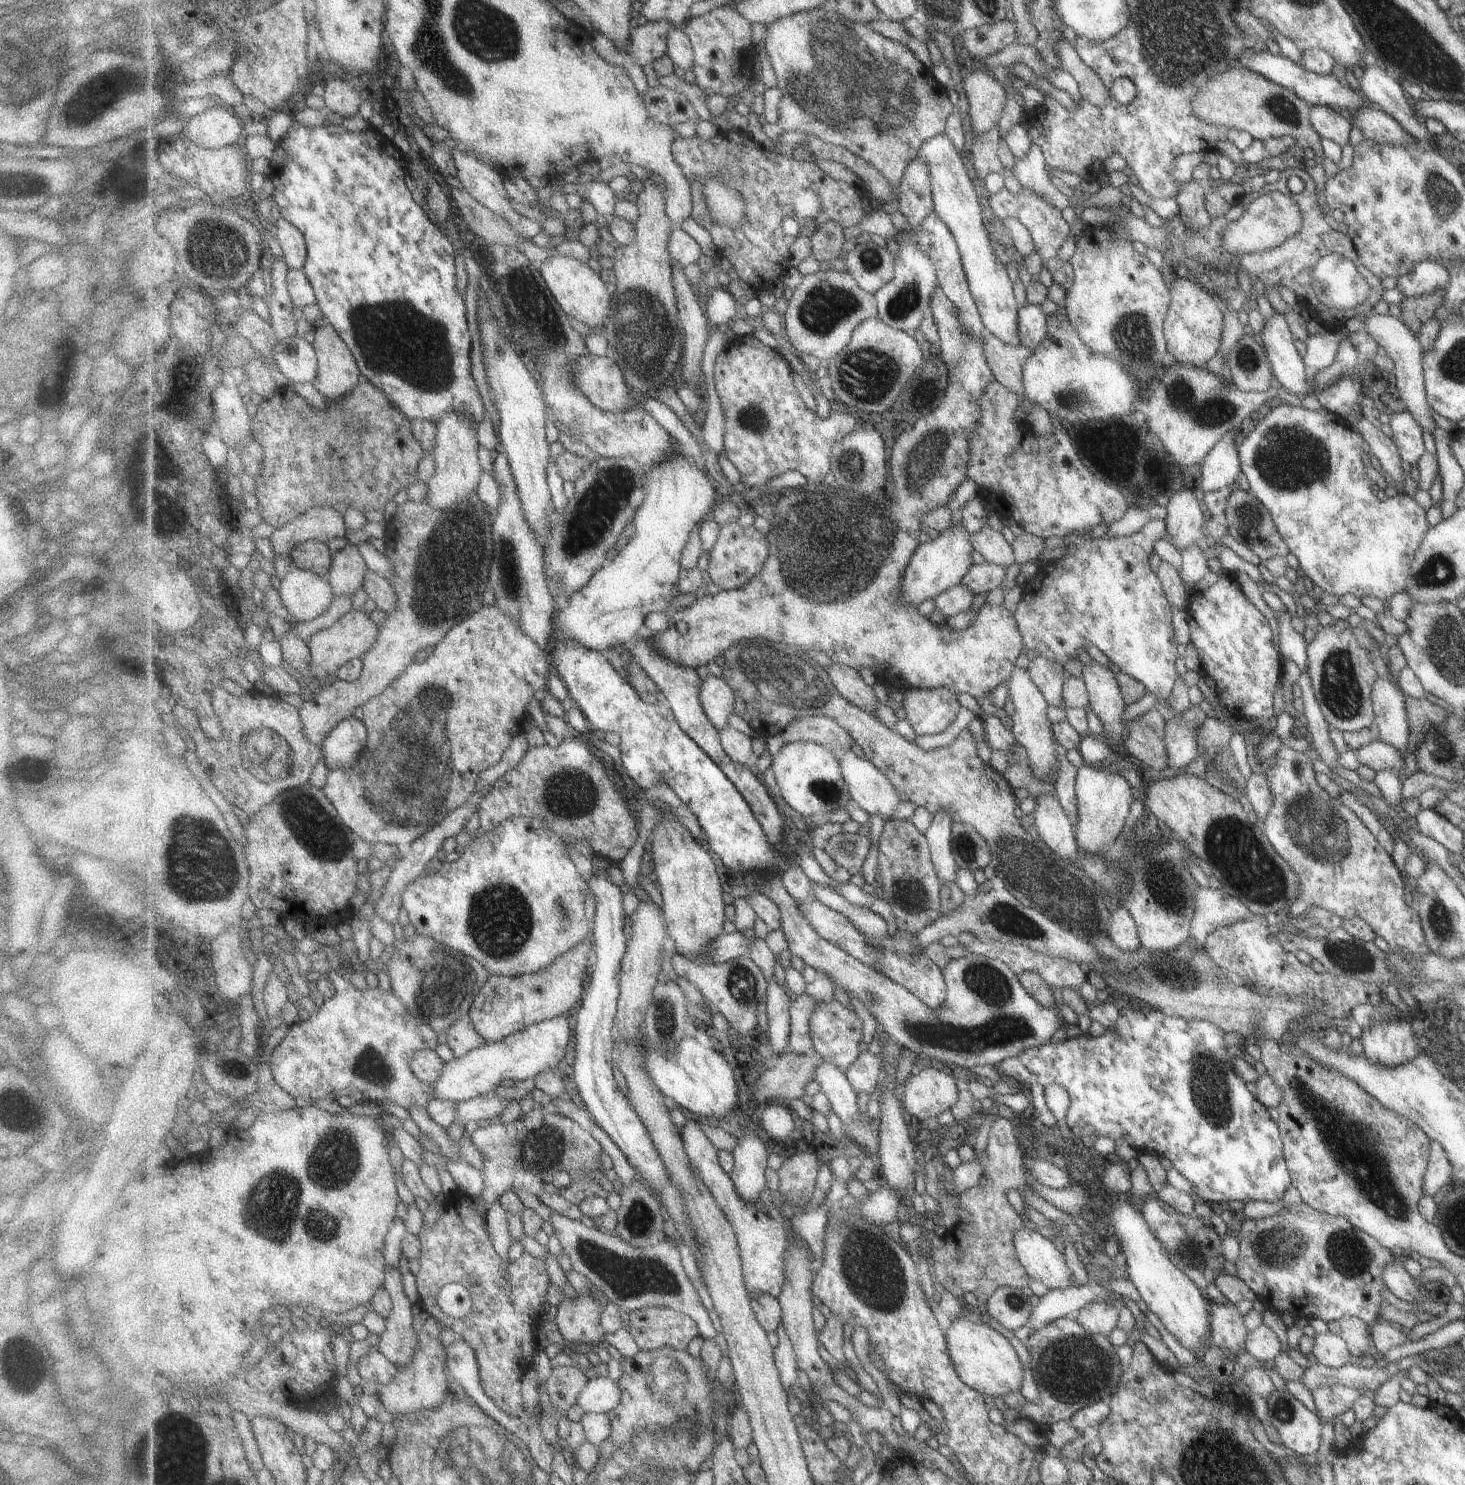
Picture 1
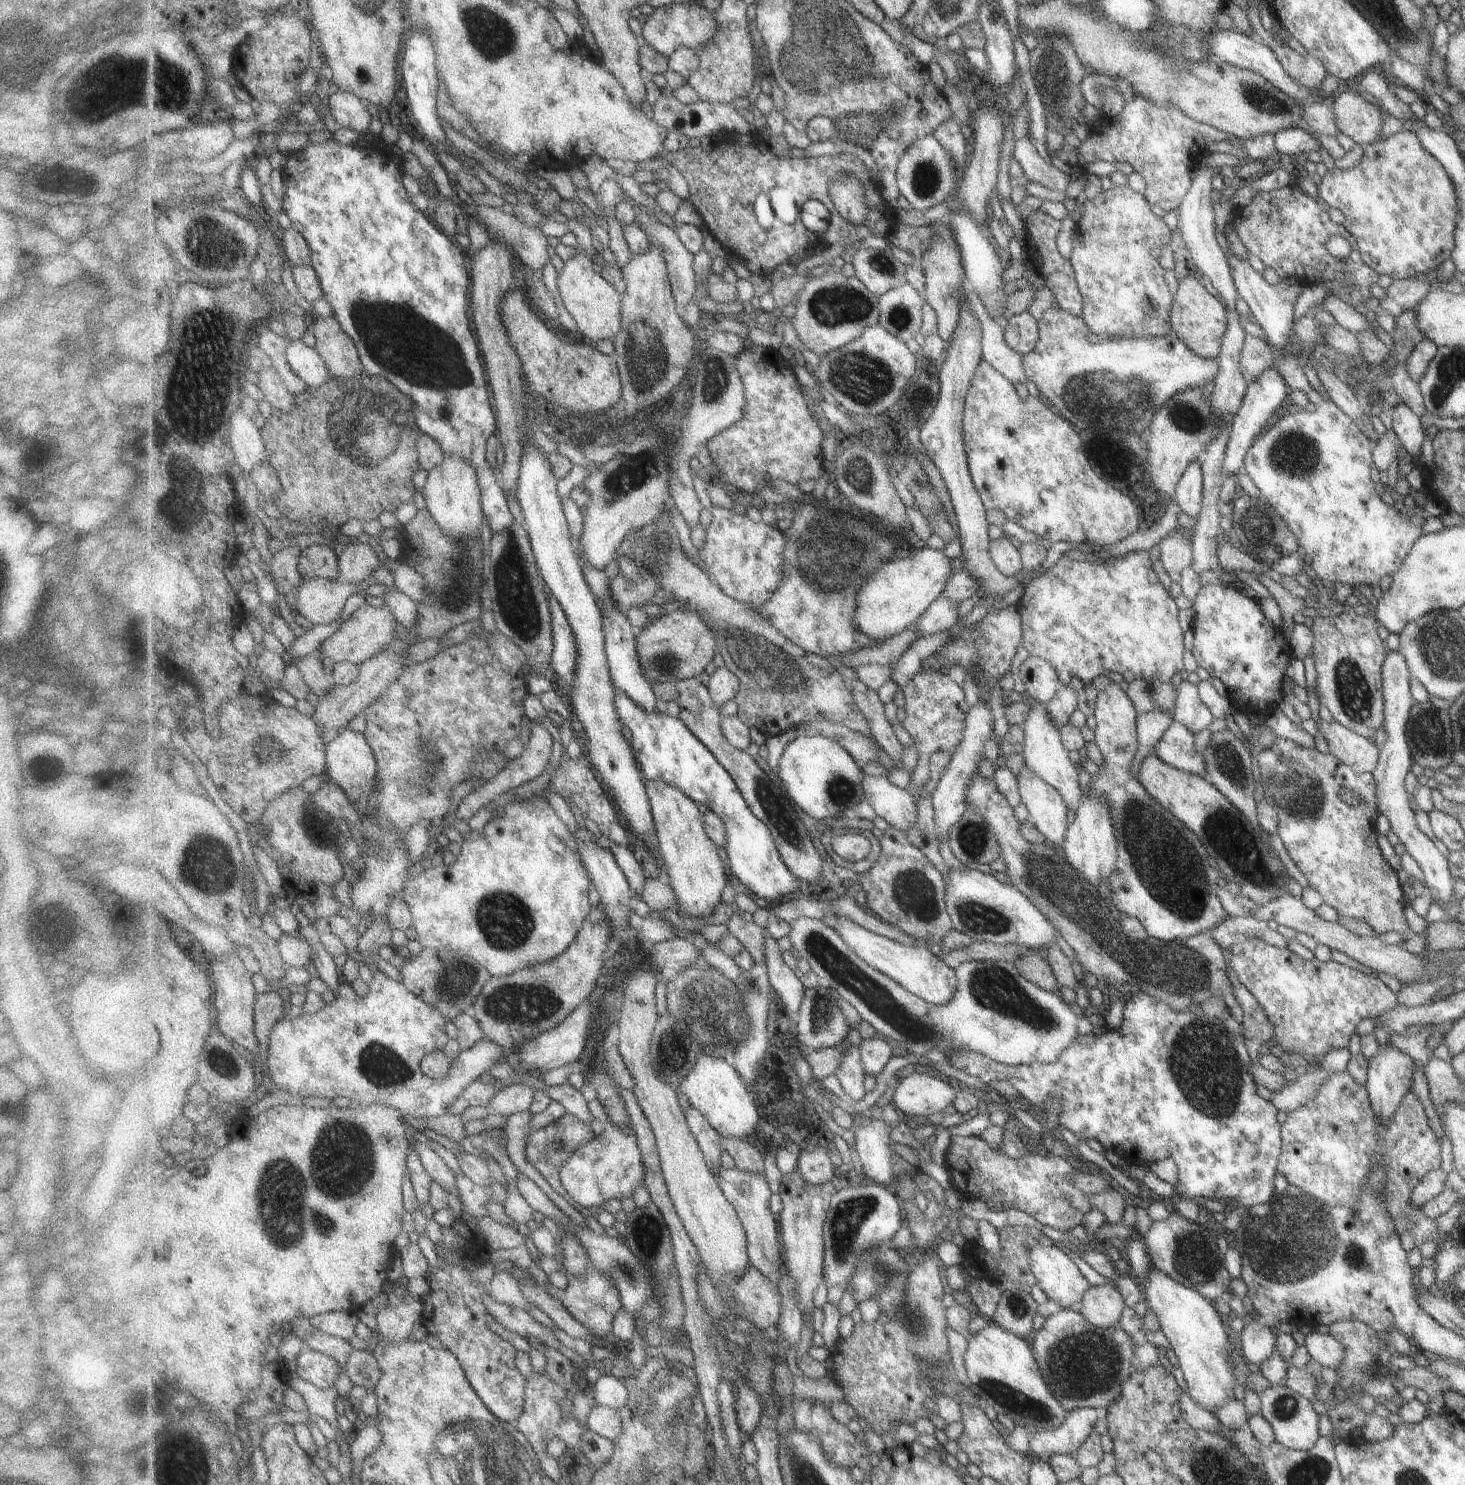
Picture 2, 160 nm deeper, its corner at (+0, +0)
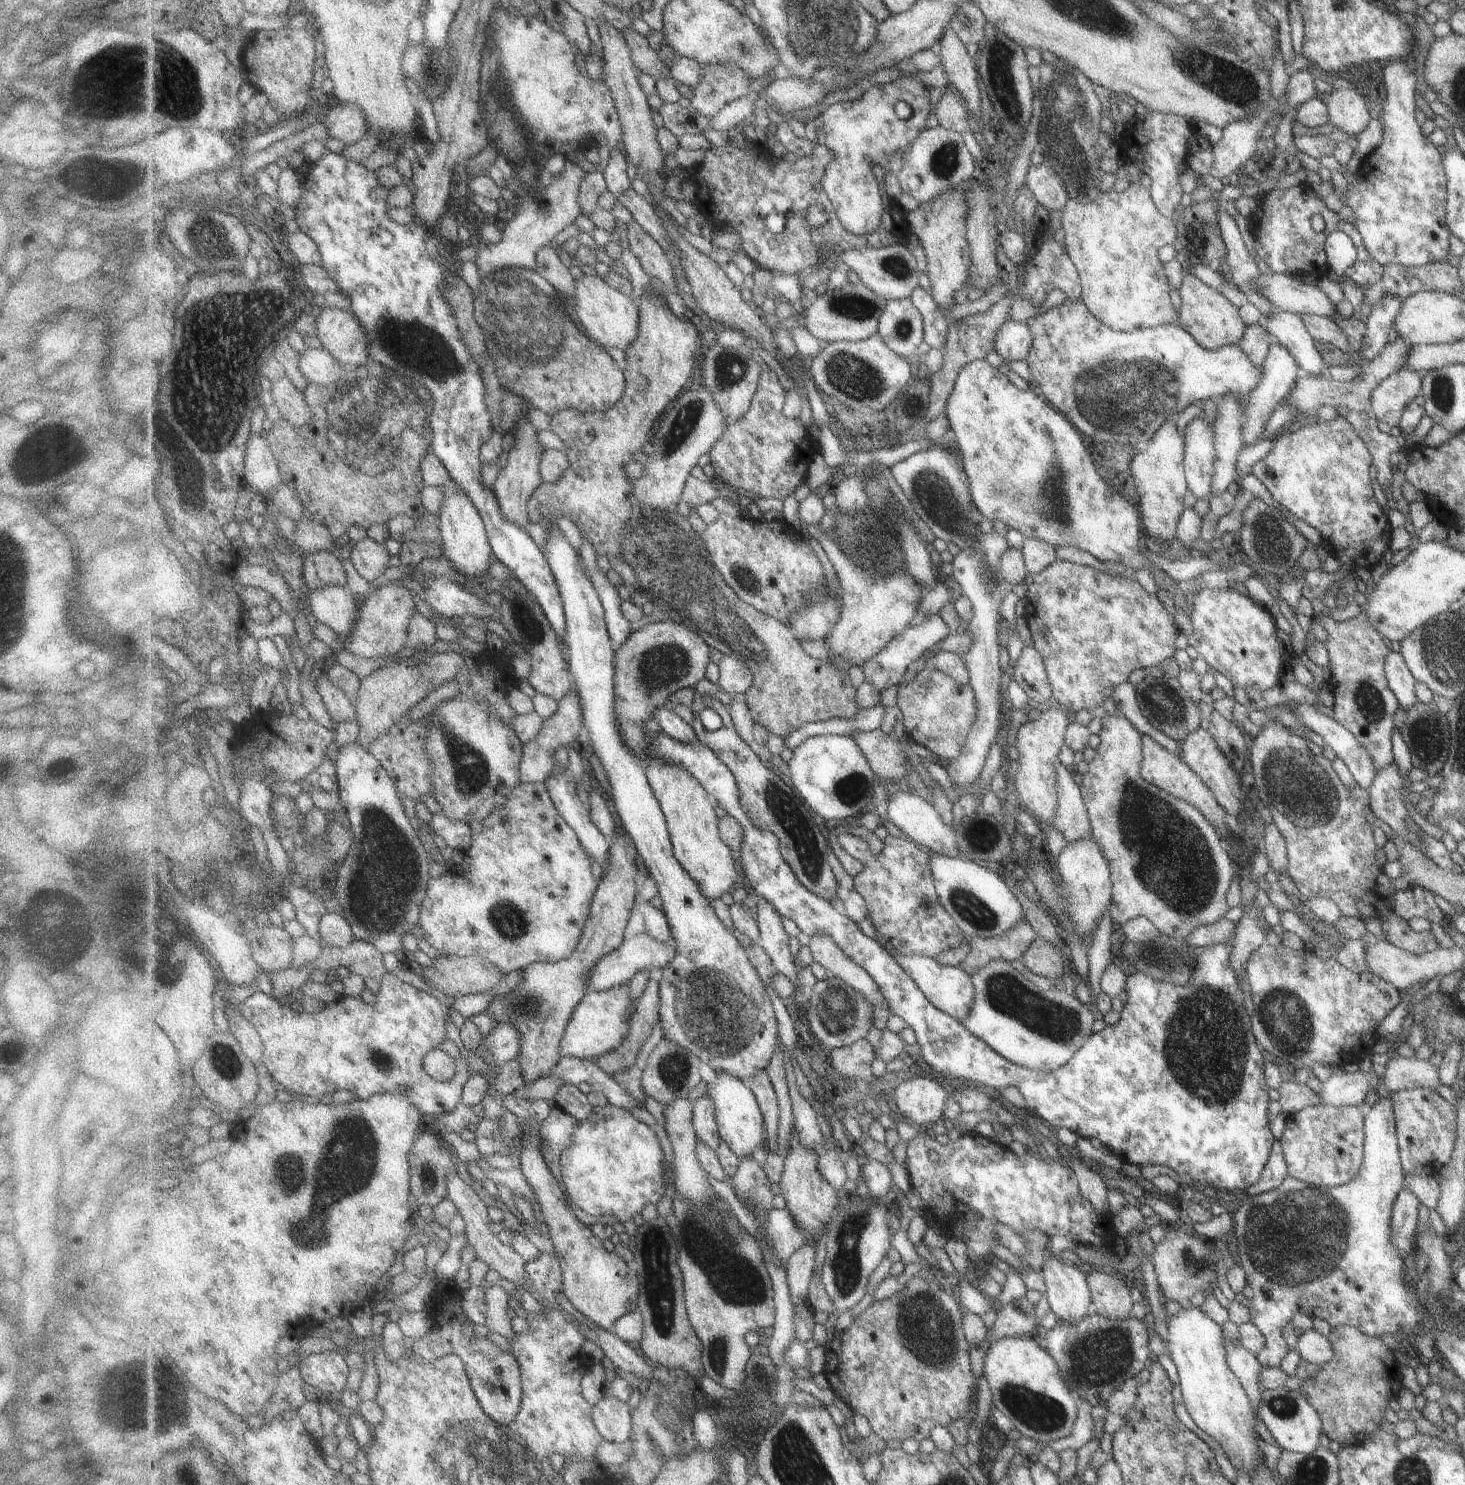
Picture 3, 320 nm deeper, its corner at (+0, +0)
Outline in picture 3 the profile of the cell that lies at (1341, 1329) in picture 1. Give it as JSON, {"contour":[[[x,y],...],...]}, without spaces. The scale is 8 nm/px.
{"contour":[[[1349,1325],[1330,1327],[1327,1334],[1332,1355],[1327,1362],[1319,1365],[1316,1376],[1301,1381],[1298,1388],[1301,1396],[1313,1407],[1320,1420],[1320,1431],[1329,1438],[1342,1445],[1362,1443],[1373,1431],[1379,1430],[1383,1422],[1383,1411],[1389,1400],[1397,1399],[1402,1388],[1400,1384],[1399,1364],[1393,1353],[1379,1339],[1362,1332]]]}

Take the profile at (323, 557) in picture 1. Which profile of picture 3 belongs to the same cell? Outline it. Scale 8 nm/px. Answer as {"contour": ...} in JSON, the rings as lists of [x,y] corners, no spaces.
{"contour":[[[317,551],[305,555],[302,575],[308,591],[327,585],[346,587],[347,584],[343,562],[331,551]]]}

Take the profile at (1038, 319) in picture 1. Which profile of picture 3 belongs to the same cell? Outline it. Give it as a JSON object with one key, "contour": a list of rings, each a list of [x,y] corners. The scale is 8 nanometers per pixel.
{"contour":[[[1009,319],[995,335],[995,352],[1007,363],[1026,360],[1031,352],[1033,340],[1033,332],[1026,322]]]}

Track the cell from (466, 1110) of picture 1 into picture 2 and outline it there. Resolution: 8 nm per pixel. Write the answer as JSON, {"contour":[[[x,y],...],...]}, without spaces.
{"contour":[[[513,1084],[504,1088],[492,1098],[486,1107],[491,1113],[499,1113],[503,1116],[511,1116],[516,1112],[527,1110],[535,1100],[536,1089],[525,1084]]]}

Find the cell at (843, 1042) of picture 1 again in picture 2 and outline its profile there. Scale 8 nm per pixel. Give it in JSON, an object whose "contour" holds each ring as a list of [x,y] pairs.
{"contour":[[[858,1046],[844,1051],[841,1066],[835,1075],[847,1097],[856,1102],[868,1096],[866,1072],[862,1063],[862,1050]]]}

